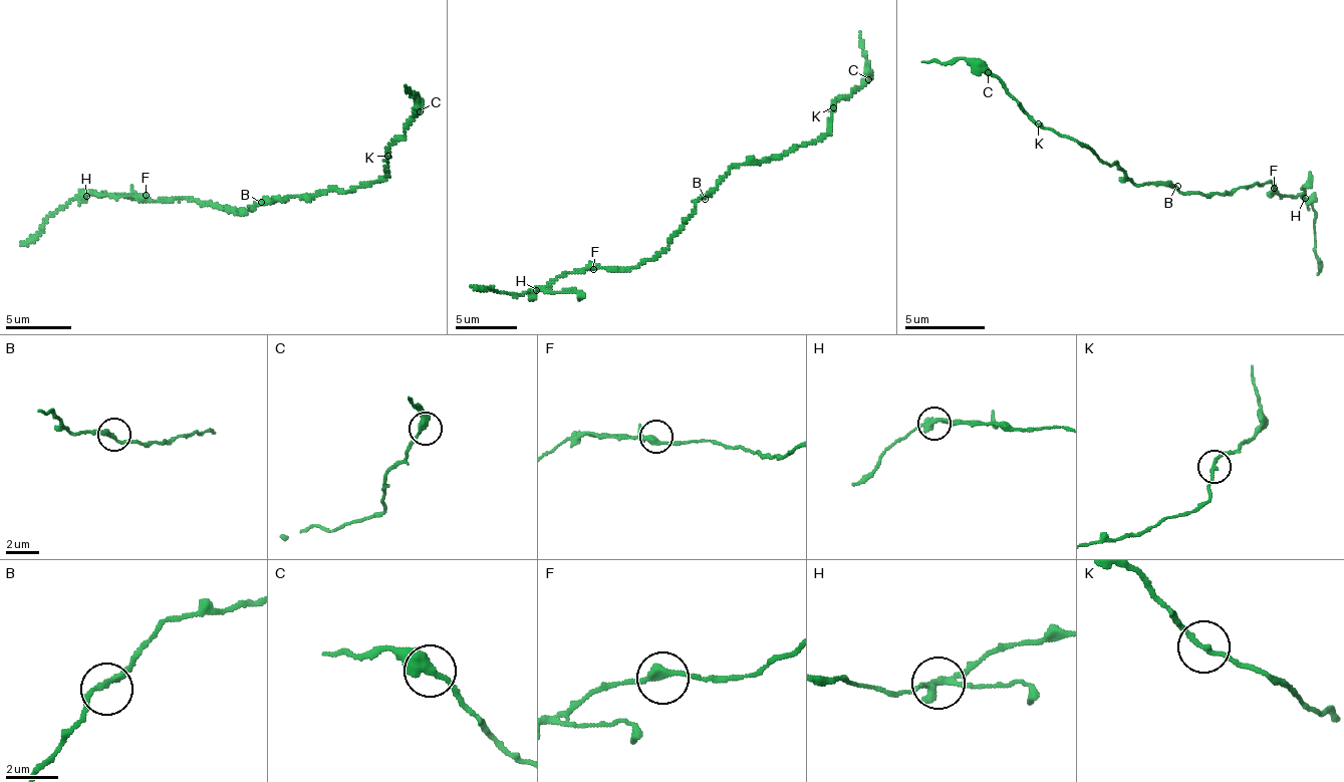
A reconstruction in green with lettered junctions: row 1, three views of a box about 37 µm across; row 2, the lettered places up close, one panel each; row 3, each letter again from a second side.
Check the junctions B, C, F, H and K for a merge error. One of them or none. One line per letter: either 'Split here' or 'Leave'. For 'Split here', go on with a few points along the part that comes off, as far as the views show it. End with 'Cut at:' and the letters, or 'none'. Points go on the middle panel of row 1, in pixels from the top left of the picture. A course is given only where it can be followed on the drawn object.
B: Leave
C: Leave
F: Leave
H: Split here. Course of the part to remove: (535, 290), (575, 292), (579, 300)
K: Leave
Cut at: H

